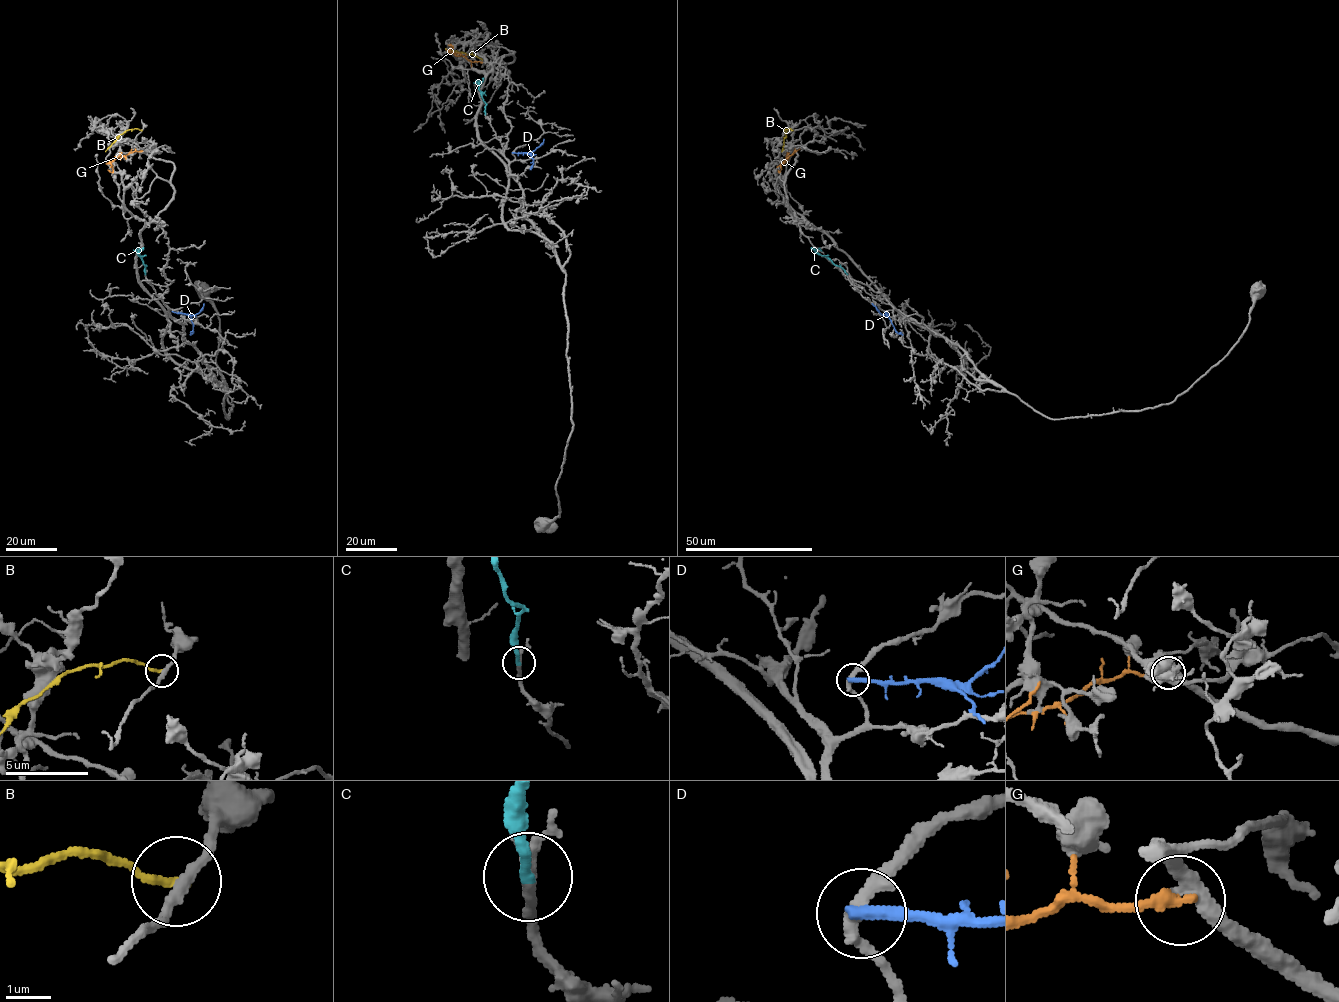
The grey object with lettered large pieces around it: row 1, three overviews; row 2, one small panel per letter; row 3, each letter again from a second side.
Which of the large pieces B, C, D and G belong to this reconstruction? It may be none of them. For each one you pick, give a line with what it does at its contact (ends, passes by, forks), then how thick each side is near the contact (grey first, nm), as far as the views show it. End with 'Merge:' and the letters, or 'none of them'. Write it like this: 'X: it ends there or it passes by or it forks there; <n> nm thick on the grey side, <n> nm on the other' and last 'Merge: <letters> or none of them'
C: it ends there; 190 nm thick on the grey side, 220 nm on the other
Merge: C

